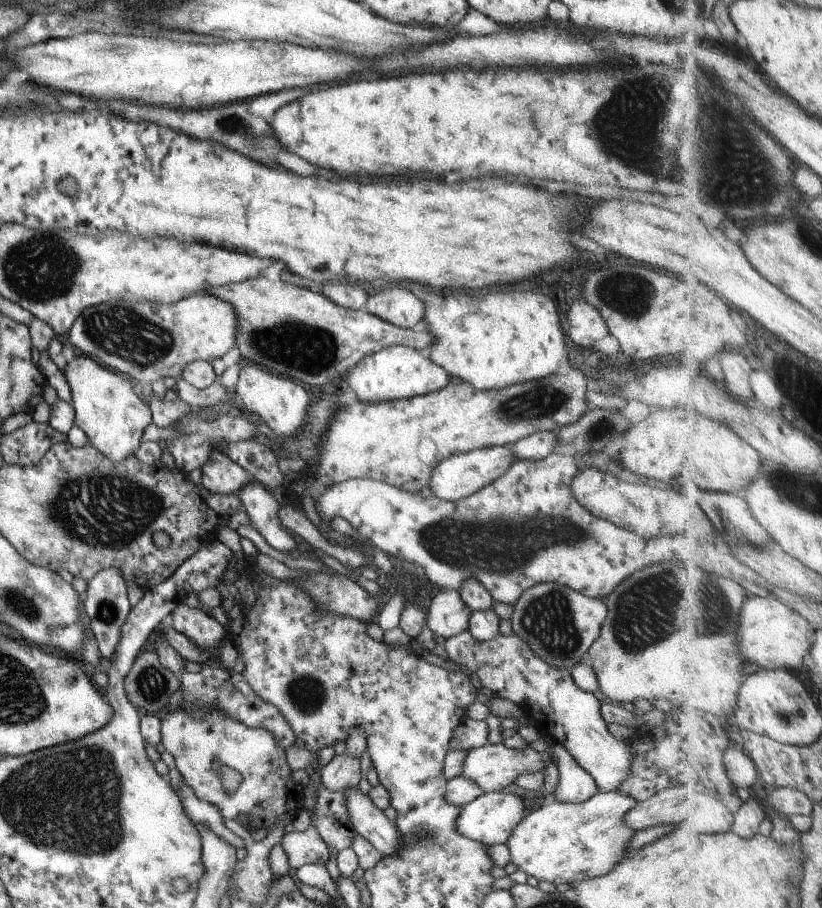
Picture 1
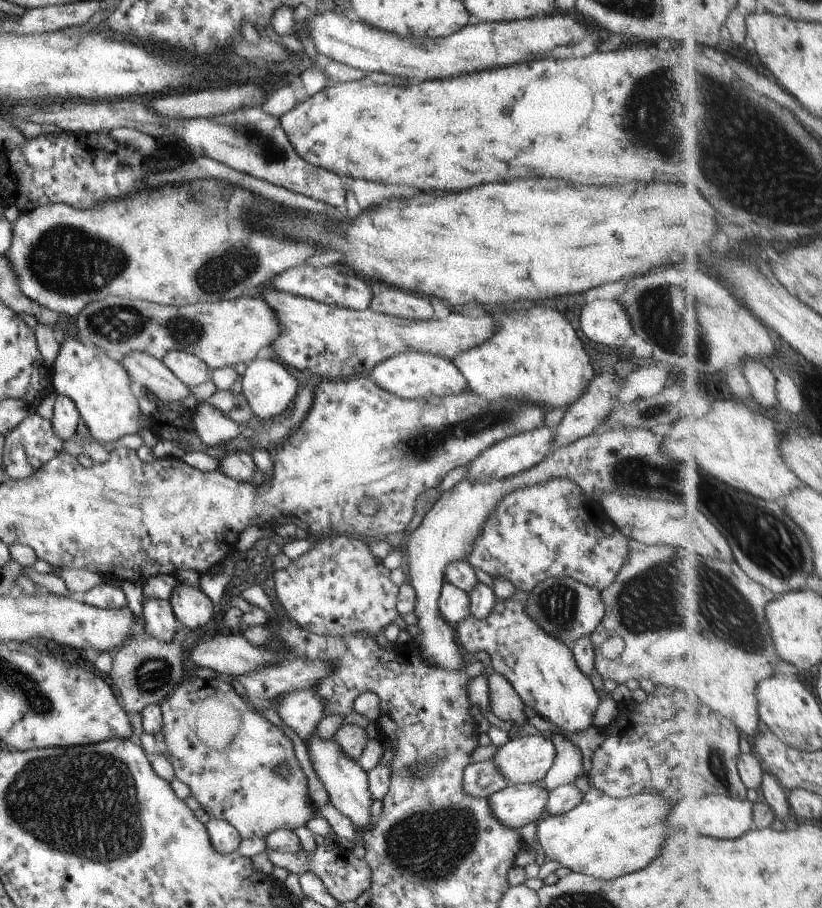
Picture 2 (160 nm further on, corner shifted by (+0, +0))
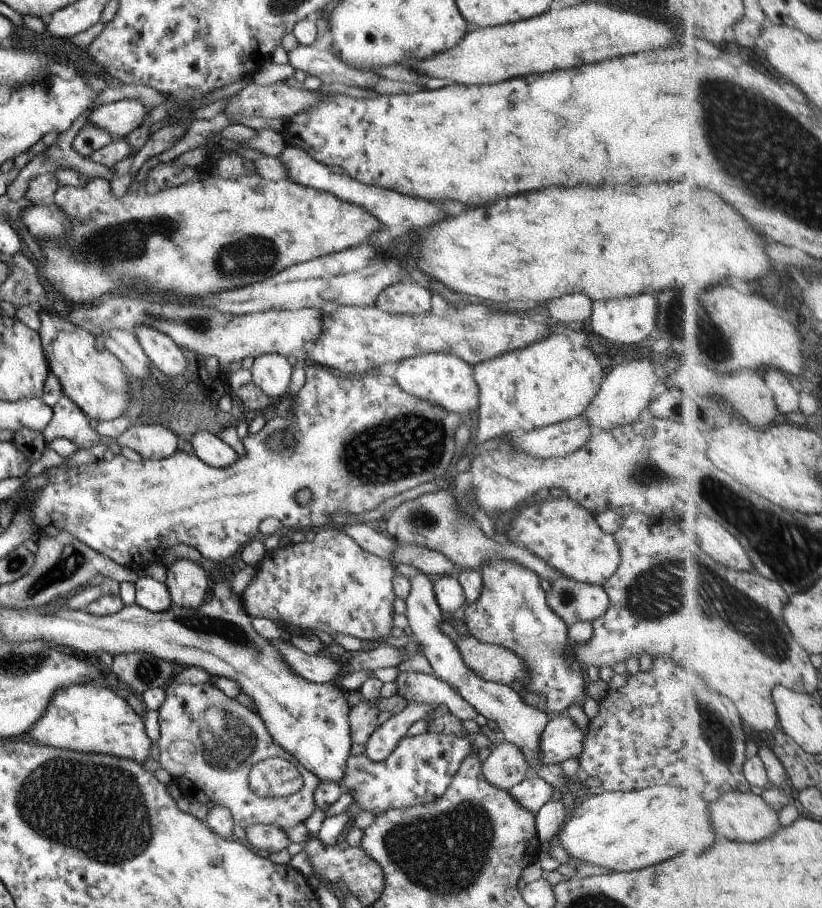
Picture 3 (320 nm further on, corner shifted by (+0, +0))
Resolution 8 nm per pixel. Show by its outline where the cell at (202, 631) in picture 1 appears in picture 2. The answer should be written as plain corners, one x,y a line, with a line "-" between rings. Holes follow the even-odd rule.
177,583
172,588
172,593
169,593
168,603
172,608
173,614
180,626
190,628
191,630
199,629
201,631
202,627
209,622
209,620
213,619
213,606
211,605
211,600
201,591
199,587
191,586
188,583

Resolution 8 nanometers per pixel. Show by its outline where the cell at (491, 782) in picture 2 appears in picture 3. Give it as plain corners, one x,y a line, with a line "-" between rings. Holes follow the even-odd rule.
507,741
492,746
480,767
489,784
506,791
530,775
518,746

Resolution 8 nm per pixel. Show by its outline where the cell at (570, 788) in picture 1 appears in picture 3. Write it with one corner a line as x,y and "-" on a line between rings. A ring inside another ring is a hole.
554,795
553,798
545,801
545,804
537,810
534,814
534,827
536,837
541,844
551,843
555,840
563,818
565,818
565,807
563,807
563,802
558,795

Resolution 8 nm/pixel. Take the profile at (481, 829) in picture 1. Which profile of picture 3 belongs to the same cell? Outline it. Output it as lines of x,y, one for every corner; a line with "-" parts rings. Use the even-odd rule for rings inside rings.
531,774
507,792
520,804
520,807
525,807
533,814
545,804
545,801
553,798
555,793
542,778

